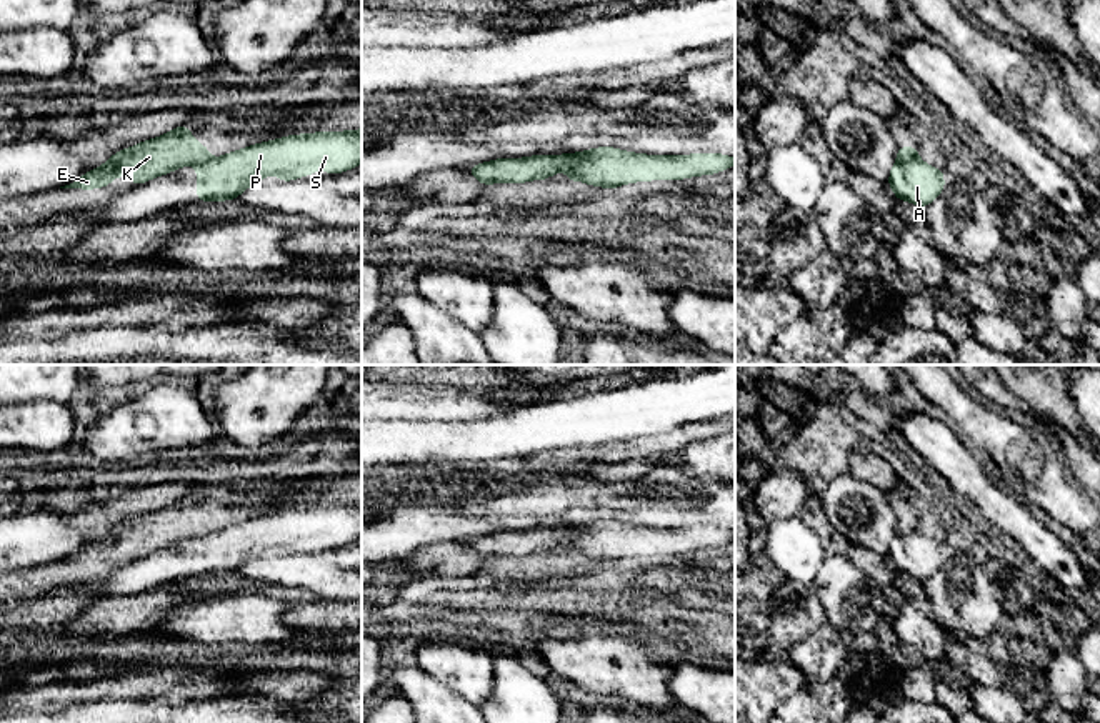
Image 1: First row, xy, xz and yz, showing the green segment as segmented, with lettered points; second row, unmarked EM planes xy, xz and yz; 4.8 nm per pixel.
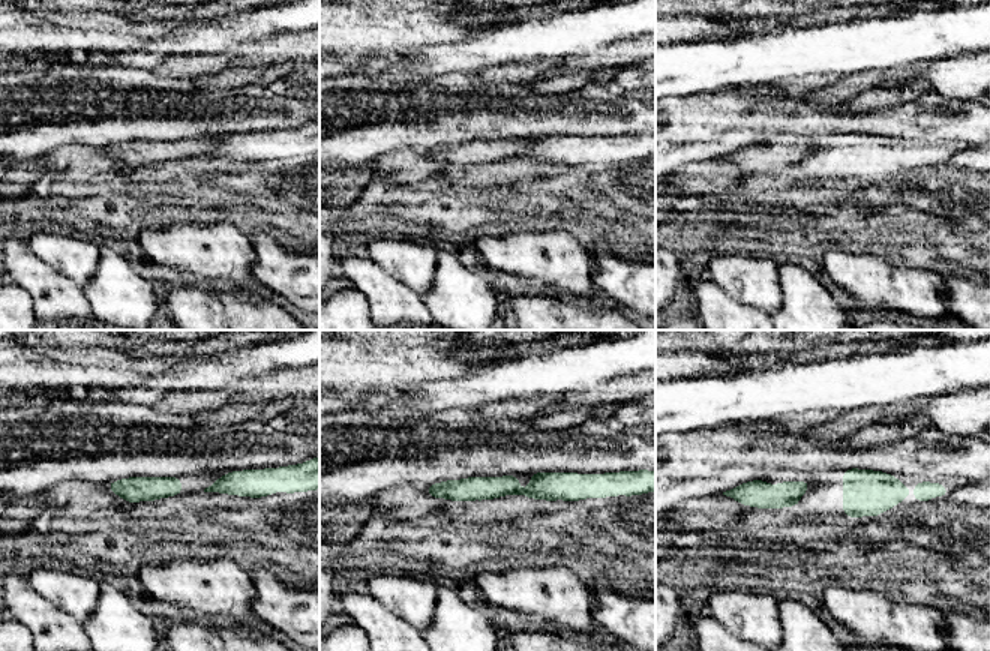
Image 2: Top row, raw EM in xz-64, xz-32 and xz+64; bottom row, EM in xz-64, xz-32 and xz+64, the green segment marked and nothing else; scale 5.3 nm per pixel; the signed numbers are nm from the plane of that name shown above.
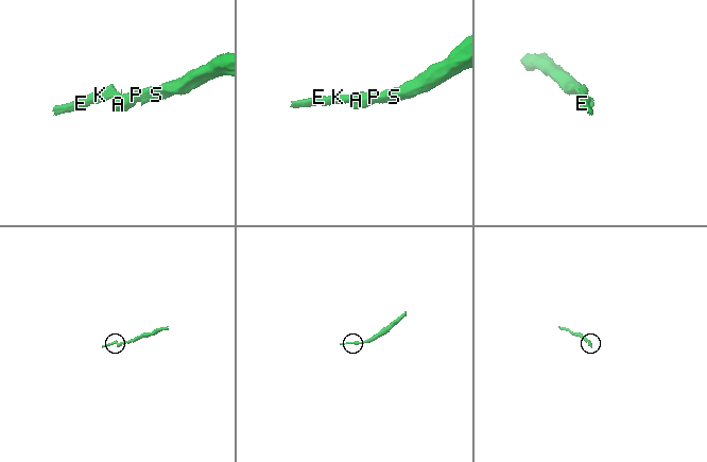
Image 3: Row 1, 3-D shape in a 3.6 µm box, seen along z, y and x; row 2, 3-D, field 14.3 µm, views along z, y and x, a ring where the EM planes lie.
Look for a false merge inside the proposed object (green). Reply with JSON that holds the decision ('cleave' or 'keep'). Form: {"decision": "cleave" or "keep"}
{"decision": "cleave"}

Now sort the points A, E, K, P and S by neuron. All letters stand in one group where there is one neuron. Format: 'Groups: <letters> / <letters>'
Groups: A P S / E K

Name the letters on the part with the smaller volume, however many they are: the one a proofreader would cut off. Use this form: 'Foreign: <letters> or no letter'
Foreign: E, K

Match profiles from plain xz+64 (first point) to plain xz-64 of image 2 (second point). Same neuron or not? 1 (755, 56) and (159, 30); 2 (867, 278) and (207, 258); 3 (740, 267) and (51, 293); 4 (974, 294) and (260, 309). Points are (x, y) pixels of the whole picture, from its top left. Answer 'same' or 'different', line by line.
1: different
2: same
3: different
4: different

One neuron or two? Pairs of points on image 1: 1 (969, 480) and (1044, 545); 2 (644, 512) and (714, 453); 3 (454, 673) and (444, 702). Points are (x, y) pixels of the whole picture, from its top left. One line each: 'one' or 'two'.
1: one
2: two
3: two

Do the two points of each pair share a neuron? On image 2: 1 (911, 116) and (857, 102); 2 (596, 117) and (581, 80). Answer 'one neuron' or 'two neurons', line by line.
1: two neurons
2: two neurons

